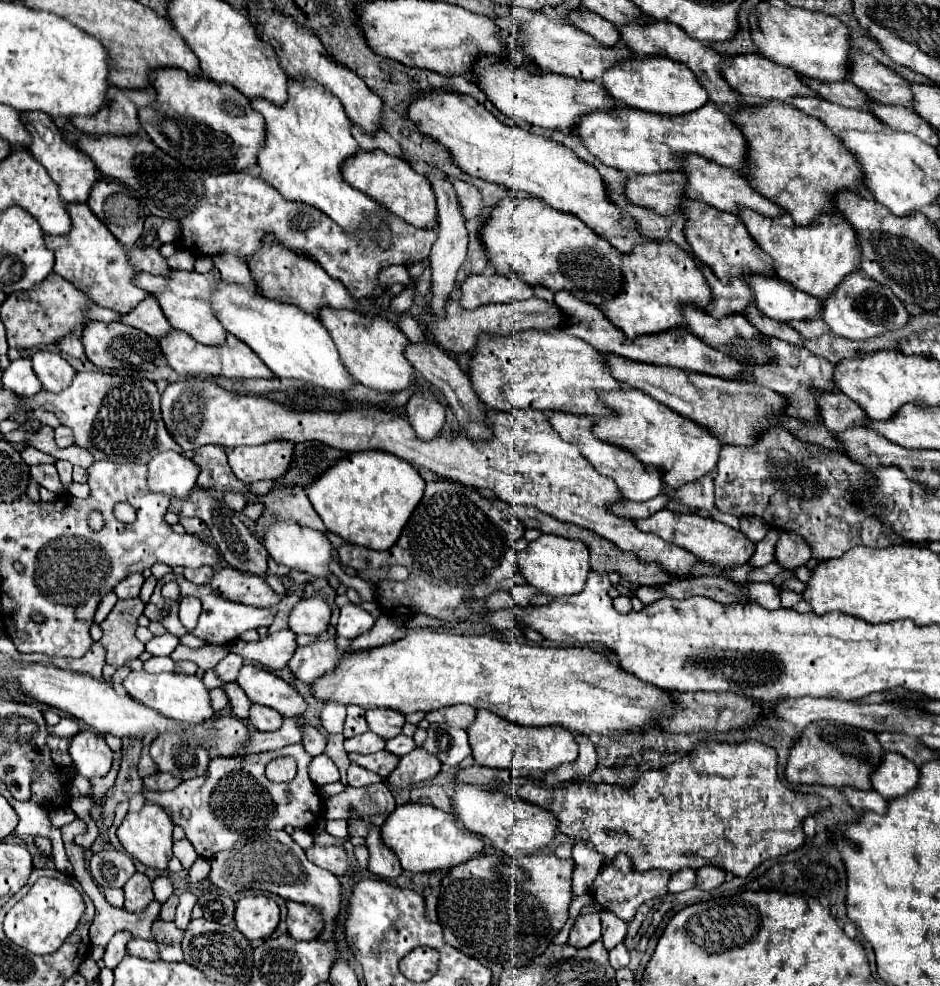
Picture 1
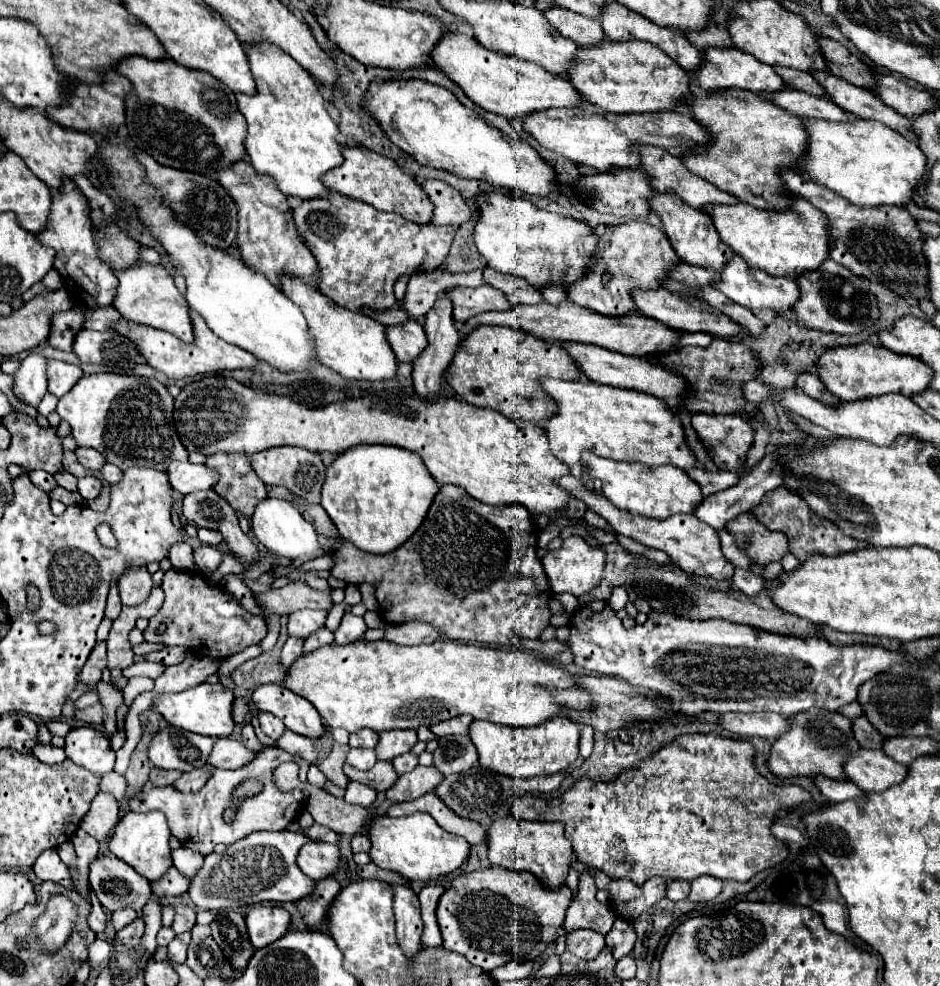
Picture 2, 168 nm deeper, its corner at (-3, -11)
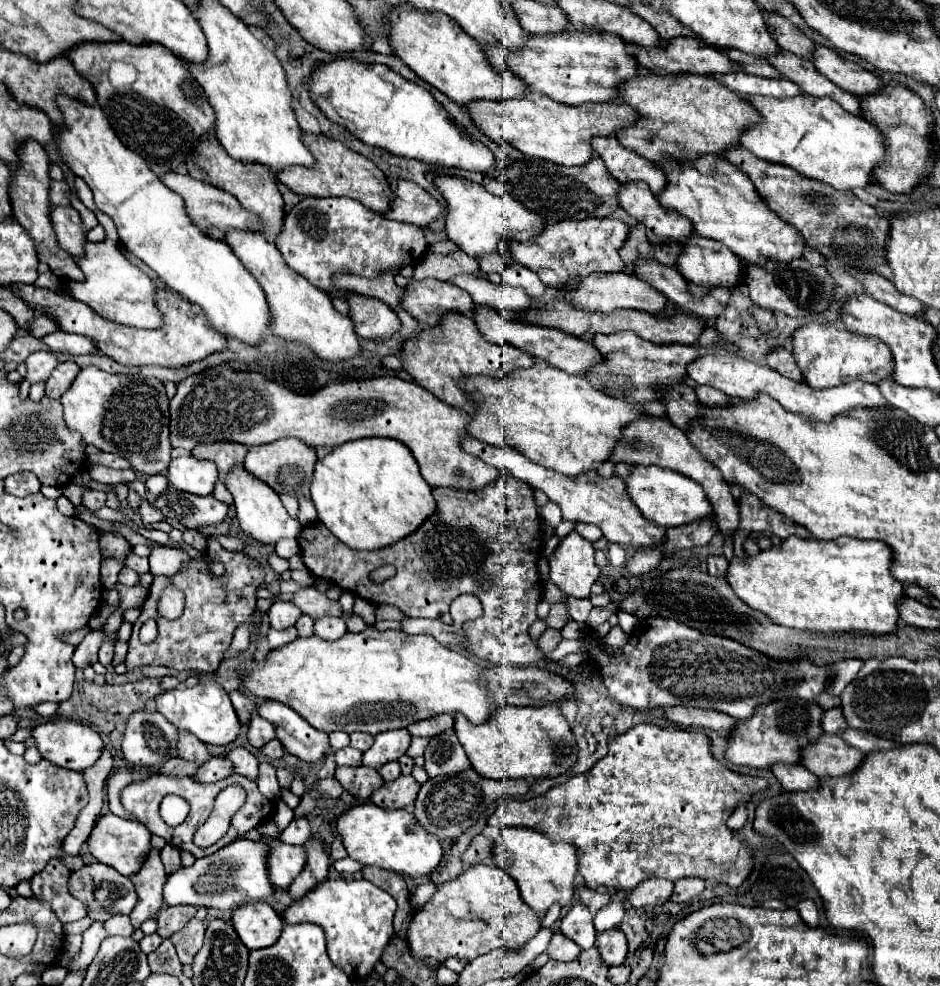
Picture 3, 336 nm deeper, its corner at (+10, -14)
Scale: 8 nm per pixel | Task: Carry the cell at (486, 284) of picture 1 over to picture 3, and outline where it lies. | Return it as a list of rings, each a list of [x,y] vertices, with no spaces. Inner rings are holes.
[[[426,278],[426,280],[410,280],[402,308],[410,316],[414,316],[420,324],[438,326],[444,314],[448,312],[470,314],[476,310],[476,304],[458,286]]]

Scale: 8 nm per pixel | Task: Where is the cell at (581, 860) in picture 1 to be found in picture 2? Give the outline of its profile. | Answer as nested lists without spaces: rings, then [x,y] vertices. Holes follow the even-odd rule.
[[[591,871],[581,873],[579,895],[569,905],[567,917],[565,917],[567,931],[593,929],[593,931],[605,935],[611,929],[615,915],[613,915],[613,911],[609,911],[609,905],[599,903],[595,899],[595,893],[597,893],[597,887],[593,881],[593,873]]]

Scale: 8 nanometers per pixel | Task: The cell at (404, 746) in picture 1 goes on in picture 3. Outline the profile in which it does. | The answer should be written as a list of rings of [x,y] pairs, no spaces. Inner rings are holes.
[[[388,762],[388,764],[384,764],[378,772],[382,774],[382,778],[384,778],[386,782],[392,782],[392,780],[396,780],[396,778],[400,776],[400,766],[398,766],[398,762]]]

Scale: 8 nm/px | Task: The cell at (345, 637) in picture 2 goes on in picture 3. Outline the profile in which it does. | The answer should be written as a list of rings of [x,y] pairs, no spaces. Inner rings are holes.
[[[324,616],[314,622],[314,634],[324,640],[342,638],[348,632],[346,620],[342,616]]]

